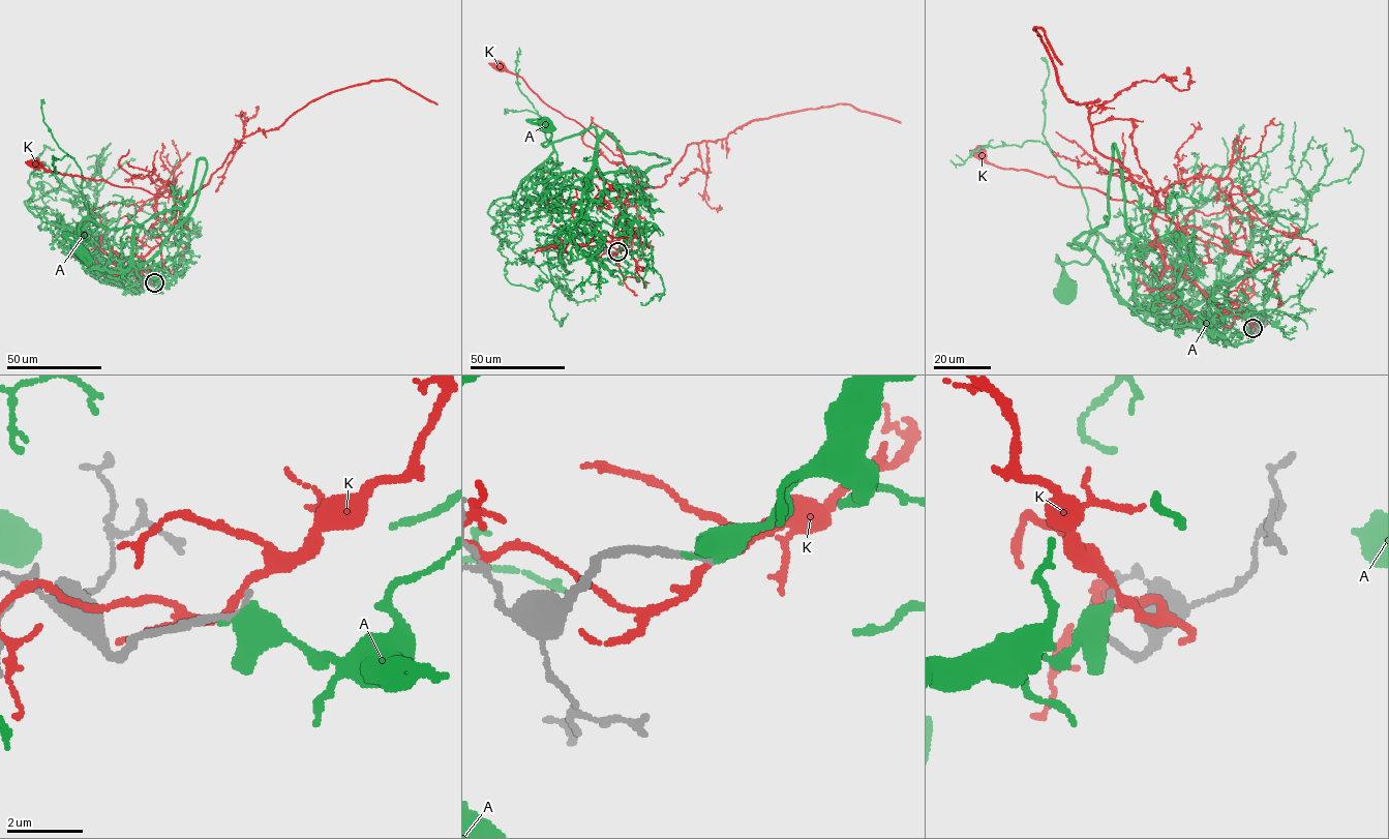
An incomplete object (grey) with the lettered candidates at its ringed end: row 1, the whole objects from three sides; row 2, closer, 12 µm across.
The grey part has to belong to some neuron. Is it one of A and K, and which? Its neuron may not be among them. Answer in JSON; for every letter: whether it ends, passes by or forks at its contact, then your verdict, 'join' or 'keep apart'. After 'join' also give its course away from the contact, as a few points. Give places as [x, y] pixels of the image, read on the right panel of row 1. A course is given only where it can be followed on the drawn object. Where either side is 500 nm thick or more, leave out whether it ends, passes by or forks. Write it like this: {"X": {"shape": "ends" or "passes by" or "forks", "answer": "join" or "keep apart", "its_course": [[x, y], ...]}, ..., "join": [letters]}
{"A": {"shape": "passes by", "answer": "keep apart"}, "K": {"shape": "passes by", "answer": "keep apart"}, "join": []}

